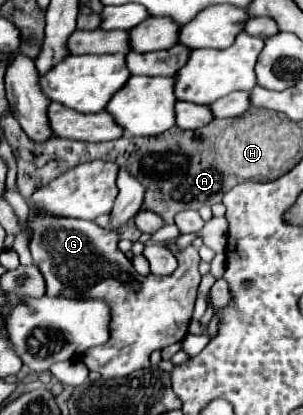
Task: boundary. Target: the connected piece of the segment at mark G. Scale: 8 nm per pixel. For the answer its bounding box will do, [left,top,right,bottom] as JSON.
[30,217,200,379]

